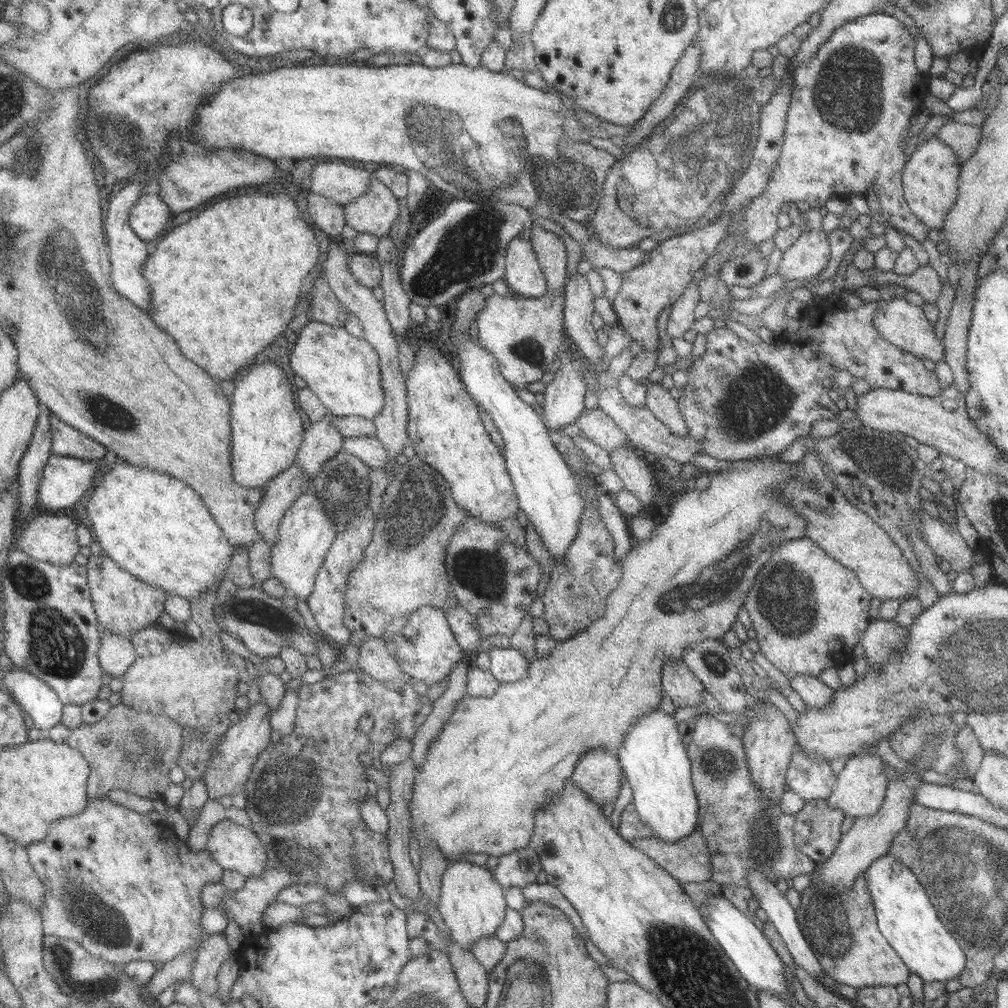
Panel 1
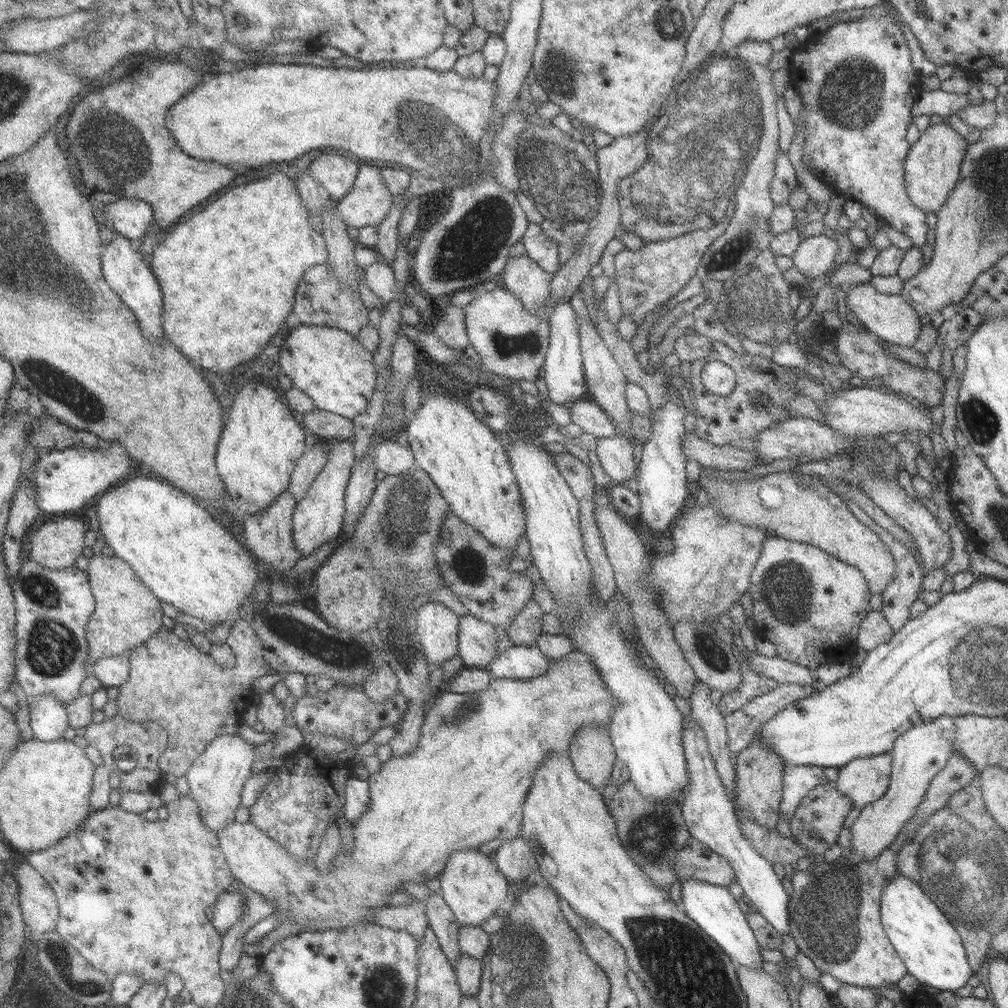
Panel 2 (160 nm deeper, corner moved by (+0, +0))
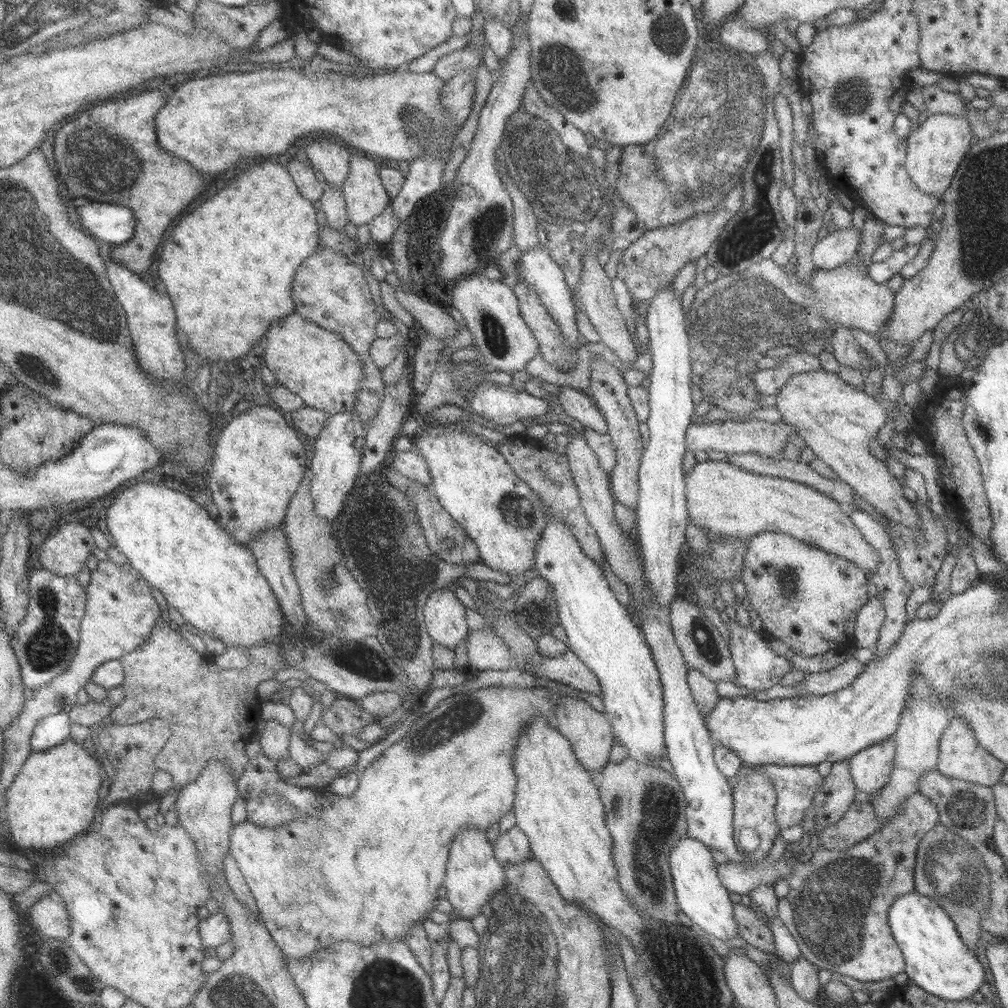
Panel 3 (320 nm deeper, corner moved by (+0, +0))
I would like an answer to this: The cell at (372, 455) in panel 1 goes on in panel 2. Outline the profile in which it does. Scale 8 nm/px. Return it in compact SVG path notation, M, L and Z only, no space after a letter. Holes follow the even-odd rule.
M390 437L373 446L373 459L377 470L388 476L408 472L416 463L412 449Z

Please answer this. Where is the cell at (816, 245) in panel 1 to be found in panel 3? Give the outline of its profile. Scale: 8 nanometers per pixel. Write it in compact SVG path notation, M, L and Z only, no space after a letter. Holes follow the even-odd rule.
M855 225L839 229L832 227L814 247L812 260L815 268L833 270L847 265L855 257L861 238L861 231Z

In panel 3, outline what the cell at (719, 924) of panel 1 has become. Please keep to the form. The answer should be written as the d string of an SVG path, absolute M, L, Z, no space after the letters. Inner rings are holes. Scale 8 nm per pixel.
M684 835L669 852L668 865L672 871L674 892L679 909L686 914L694 925L710 936L720 938L724 942L739 936L733 915L732 894L720 881L717 863L713 859L710 848L700 840Z

